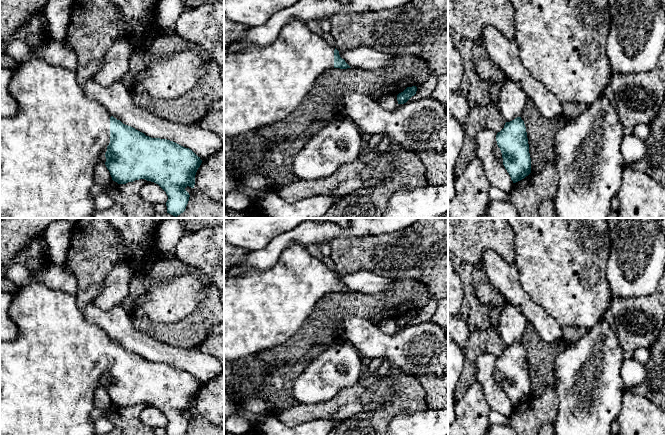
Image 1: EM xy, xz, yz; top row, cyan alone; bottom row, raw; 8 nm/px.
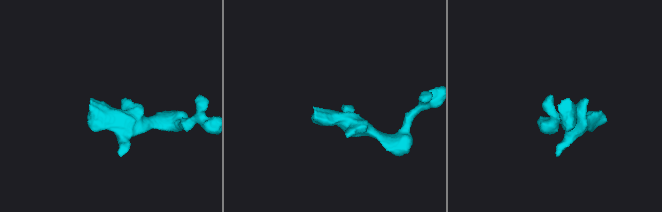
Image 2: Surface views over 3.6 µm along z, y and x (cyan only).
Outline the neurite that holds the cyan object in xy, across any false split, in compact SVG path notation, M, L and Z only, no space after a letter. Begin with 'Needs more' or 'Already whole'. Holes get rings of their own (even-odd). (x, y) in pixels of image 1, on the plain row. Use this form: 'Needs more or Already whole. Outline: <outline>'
Needs more. Outline: M33 280L28 284L18 287L18 291L12 296L9 307L9 316L19 330L19 337L9 342L0 342L0 435L95 435L95 423L91 414L95 409L95 393L101 388L102 382L106 381L105 389L110 396L112 404L118 408L126 408L139 403L158 408L167 418L167 435L185 435L189 425L187 410L194 412L195 399L202 384L191 373L185 372L173 365L160 362L151 362L135 352L123 348L106 334L100 327L86 321L82 311L77 305L76 295L62 290L54 290L44 283Z

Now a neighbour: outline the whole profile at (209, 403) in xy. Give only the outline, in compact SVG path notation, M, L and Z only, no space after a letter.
M224 373L202 385L195 399L194 413L214 425L224 426Z

